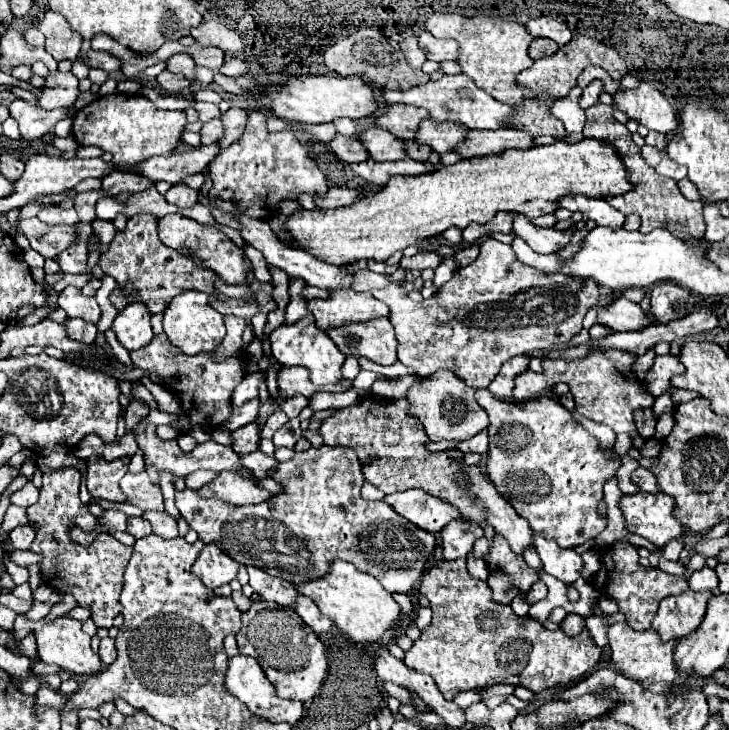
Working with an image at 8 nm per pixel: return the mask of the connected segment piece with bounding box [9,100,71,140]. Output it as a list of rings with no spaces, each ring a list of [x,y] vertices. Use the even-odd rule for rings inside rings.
[[[15,100],[9,106],[11,116],[19,122],[19,132],[23,140],[37,140],[43,138],[47,132],[55,128],[55,124],[63,118],[71,116],[71,108],[55,108],[43,110],[39,106],[31,106],[25,100]]]

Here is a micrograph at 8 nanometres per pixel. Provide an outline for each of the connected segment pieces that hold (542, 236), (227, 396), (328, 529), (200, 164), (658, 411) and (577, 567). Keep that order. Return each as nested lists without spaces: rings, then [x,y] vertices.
[[[511,214],[511,216],[513,216],[513,230],[517,230],[515,234],[521,234],[521,238],[525,238],[525,242],[537,252],[547,254],[549,250],[553,250],[553,246],[561,246],[561,242],[571,240],[571,232],[559,236],[559,232],[553,228],[539,228],[531,224],[525,214]]]
[[[161,332],[159,336],[153,336],[153,340],[143,348],[133,350],[131,360],[137,368],[155,372],[159,376],[159,384],[173,392],[173,396],[179,400],[183,408],[183,414],[189,418],[191,424],[197,424],[205,430],[215,430],[223,426],[233,414],[231,396],[235,386],[247,376],[245,372],[247,354],[233,354],[223,362],[215,362],[213,354],[215,352],[187,356],[175,344],[171,344],[169,338]]]
[[[321,446],[297,452],[291,460],[279,462],[275,470],[269,472],[277,480],[283,492],[273,494],[269,500],[249,506],[229,506],[217,498],[205,500],[195,494],[195,490],[175,490],[175,500],[181,516],[187,520],[189,528],[199,534],[199,538],[209,544],[215,542],[225,554],[243,566],[263,568],[271,576],[281,576],[295,586],[321,578],[329,572],[333,560],[345,560],[355,564],[357,570],[373,574],[381,586],[389,592],[411,592],[415,582],[423,576],[425,564],[435,550],[435,534],[421,530],[413,522],[405,520],[383,500],[365,500],[361,496],[361,486],[365,478],[361,476],[361,464],[355,448],[345,446]]]
[[[213,142],[213,144],[199,146],[199,148],[181,152],[181,154],[167,154],[167,156],[149,158],[149,162],[141,162],[141,166],[121,168],[121,170],[137,170],[137,172],[153,178],[155,182],[165,180],[169,184],[179,184],[187,176],[207,170],[209,162],[219,154],[219,150],[221,150],[219,142]]]
[[[665,392],[665,394],[661,394],[661,396],[657,396],[655,398],[655,404],[653,404],[653,412],[655,412],[655,416],[659,418],[665,410],[669,410],[669,408],[673,408],[675,406],[675,402],[673,402],[673,396],[671,396],[671,392]]]
[[[533,530],[533,546],[539,552],[543,570],[553,574],[565,584],[573,584],[583,568],[581,556],[573,548],[561,548],[555,540],[547,540],[541,532]]]

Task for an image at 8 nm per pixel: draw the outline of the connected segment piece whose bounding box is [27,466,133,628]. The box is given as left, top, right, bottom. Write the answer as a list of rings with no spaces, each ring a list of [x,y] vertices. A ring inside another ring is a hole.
[[[65,466],[61,470],[43,472],[41,480],[43,486],[39,502],[27,508],[27,518],[37,534],[31,544],[31,552],[41,556],[39,572],[43,582],[61,594],[71,594],[79,606],[91,610],[91,620],[97,628],[111,628],[113,618],[121,612],[119,594],[133,546],[121,544],[109,532],[99,532],[93,544],[87,546],[73,542],[69,536],[73,528],[81,528],[85,532],[95,532],[99,528],[99,520],[91,516],[89,508],[79,500],[81,472],[75,466]]]

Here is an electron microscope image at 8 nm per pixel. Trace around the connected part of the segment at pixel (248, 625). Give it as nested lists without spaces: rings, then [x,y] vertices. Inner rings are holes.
[[[257,600],[247,612],[243,612],[241,622],[243,626],[237,634],[239,654],[259,660],[269,682],[275,684],[277,694],[281,698],[293,698],[301,702],[315,696],[327,674],[325,648],[317,634],[297,616],[297,612],[275,602]]]

